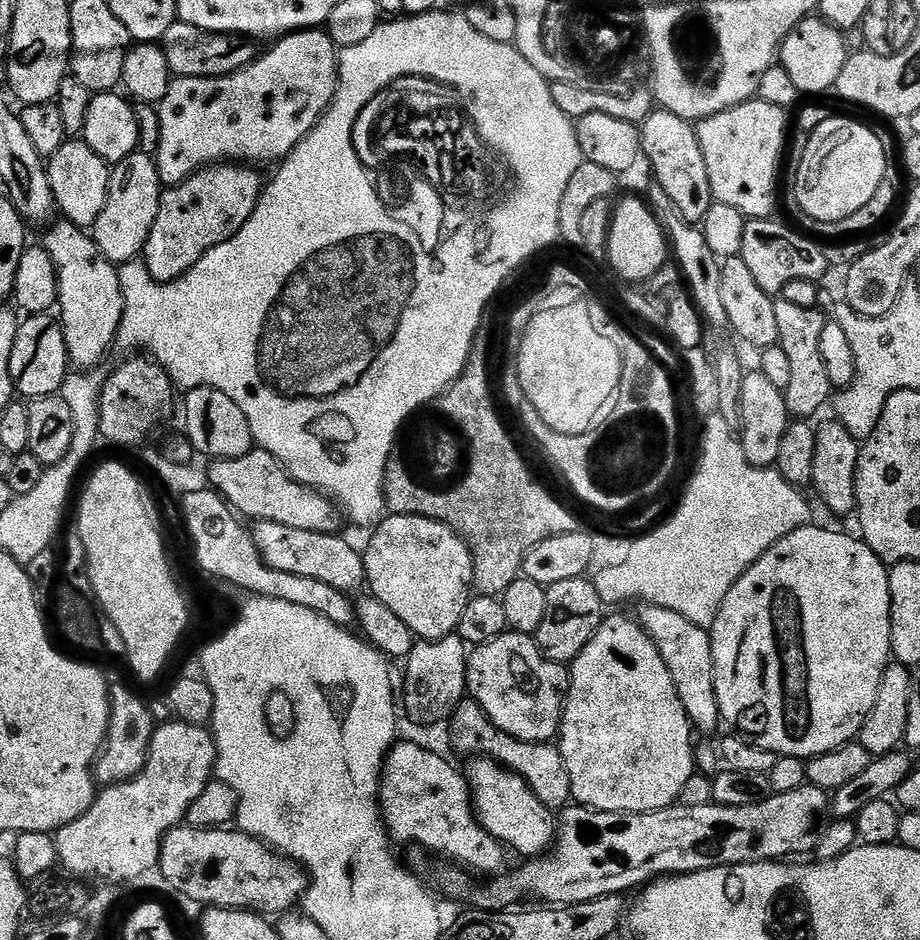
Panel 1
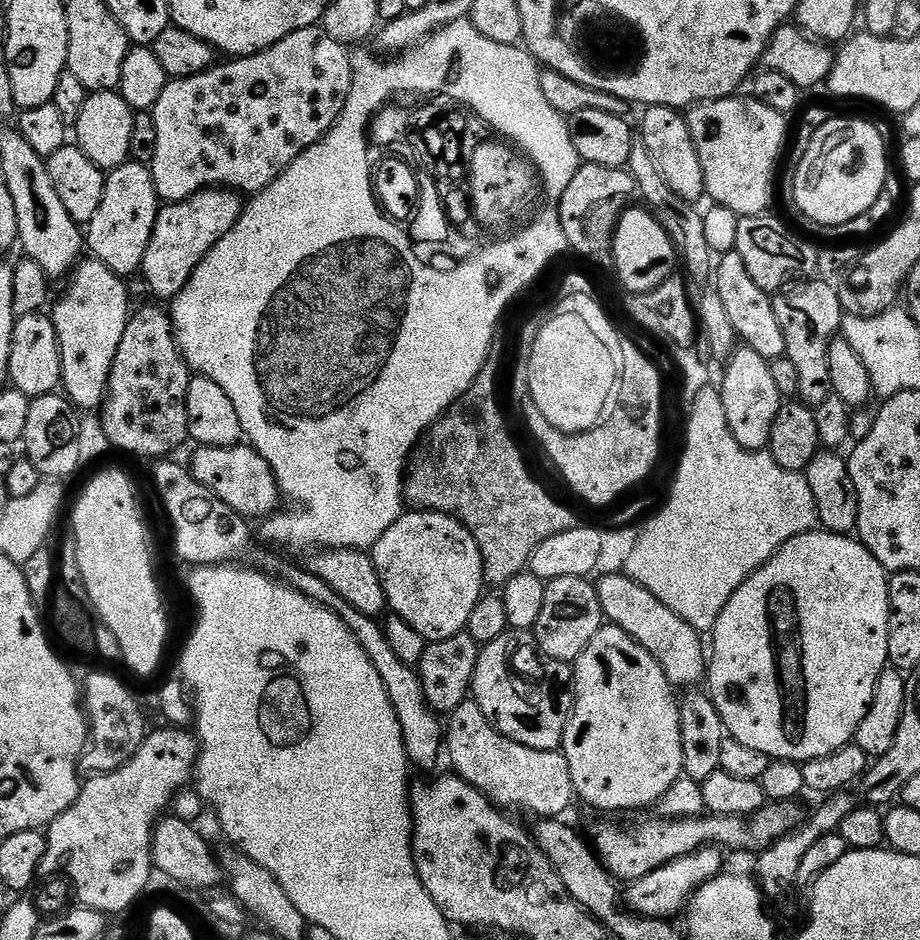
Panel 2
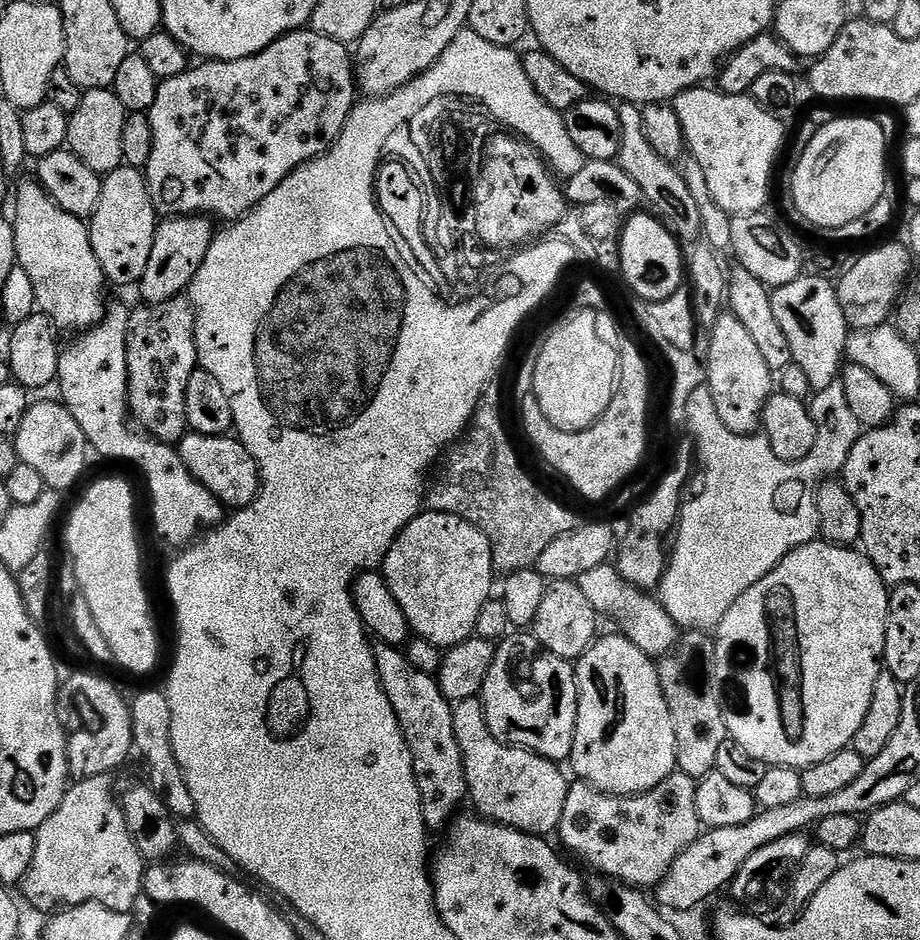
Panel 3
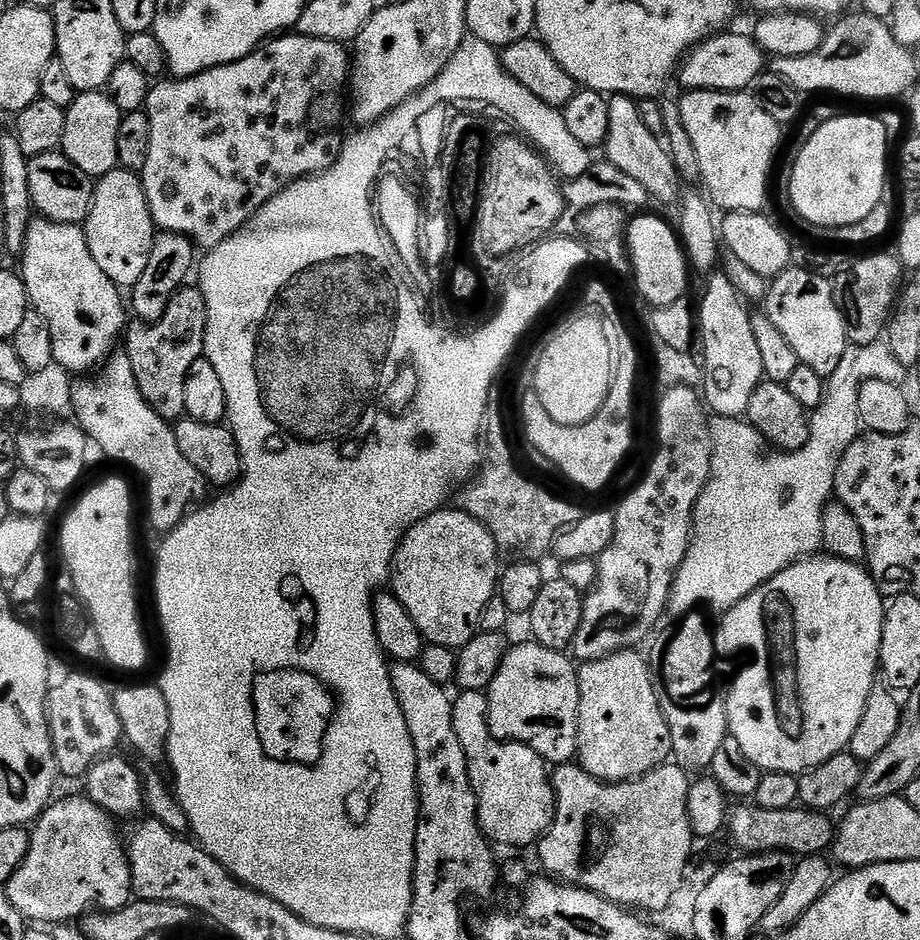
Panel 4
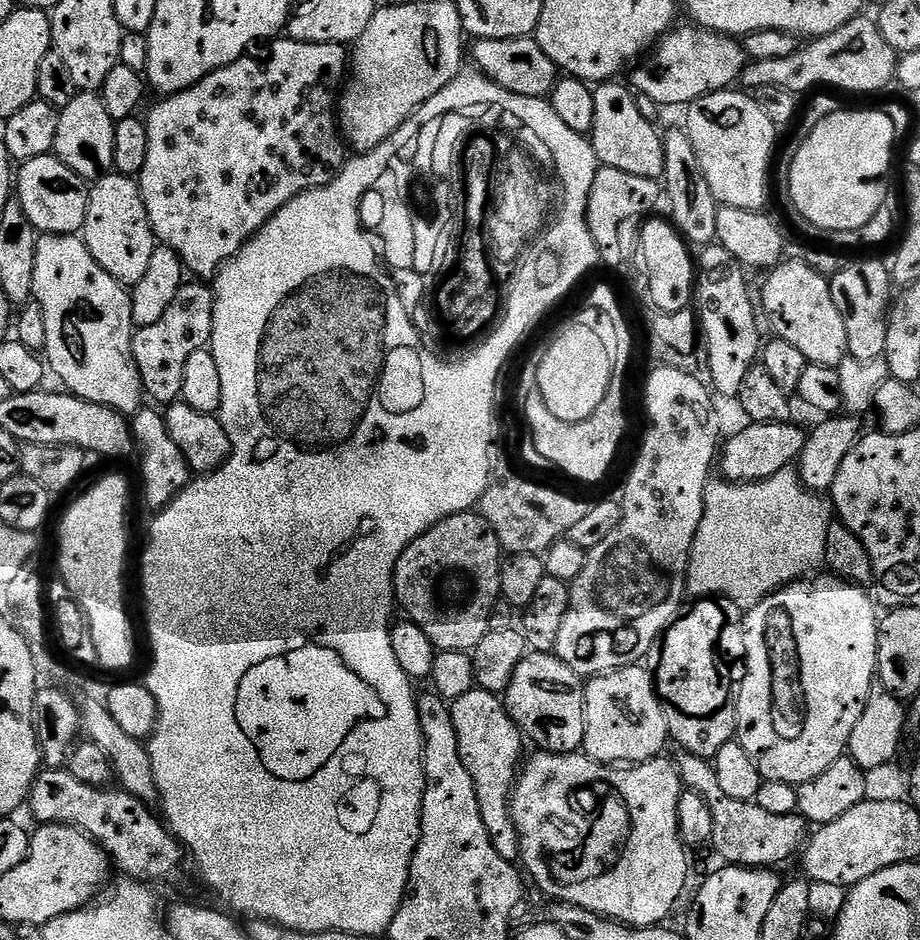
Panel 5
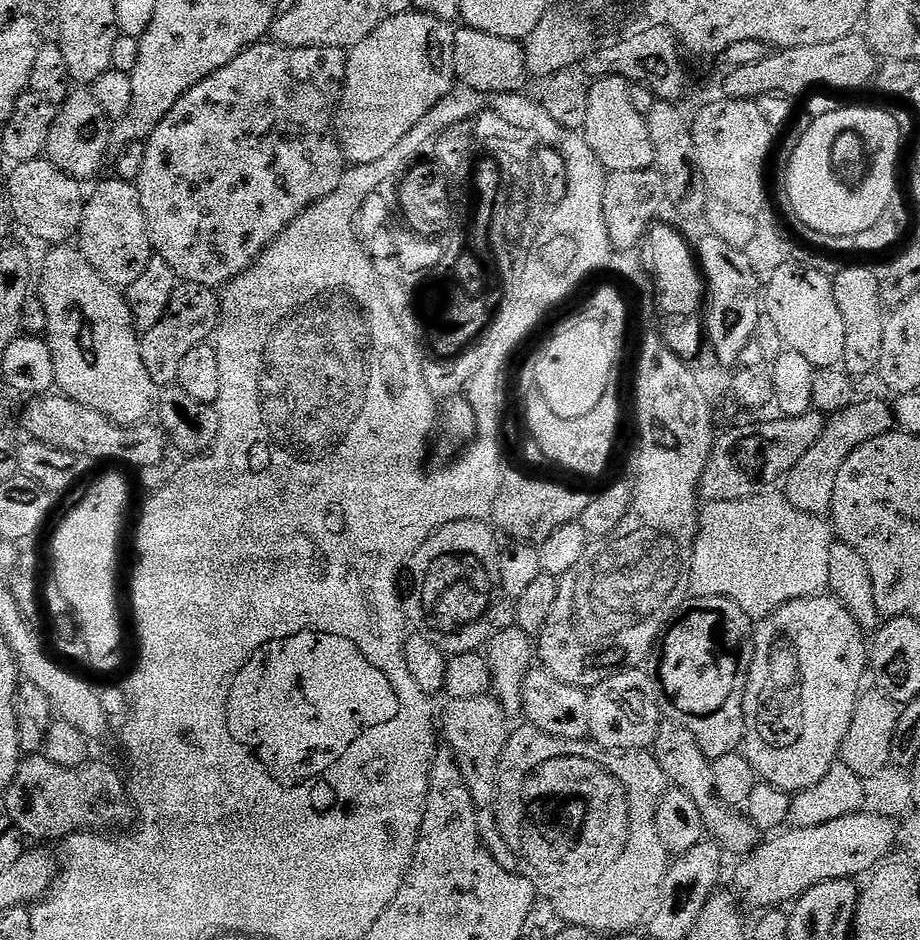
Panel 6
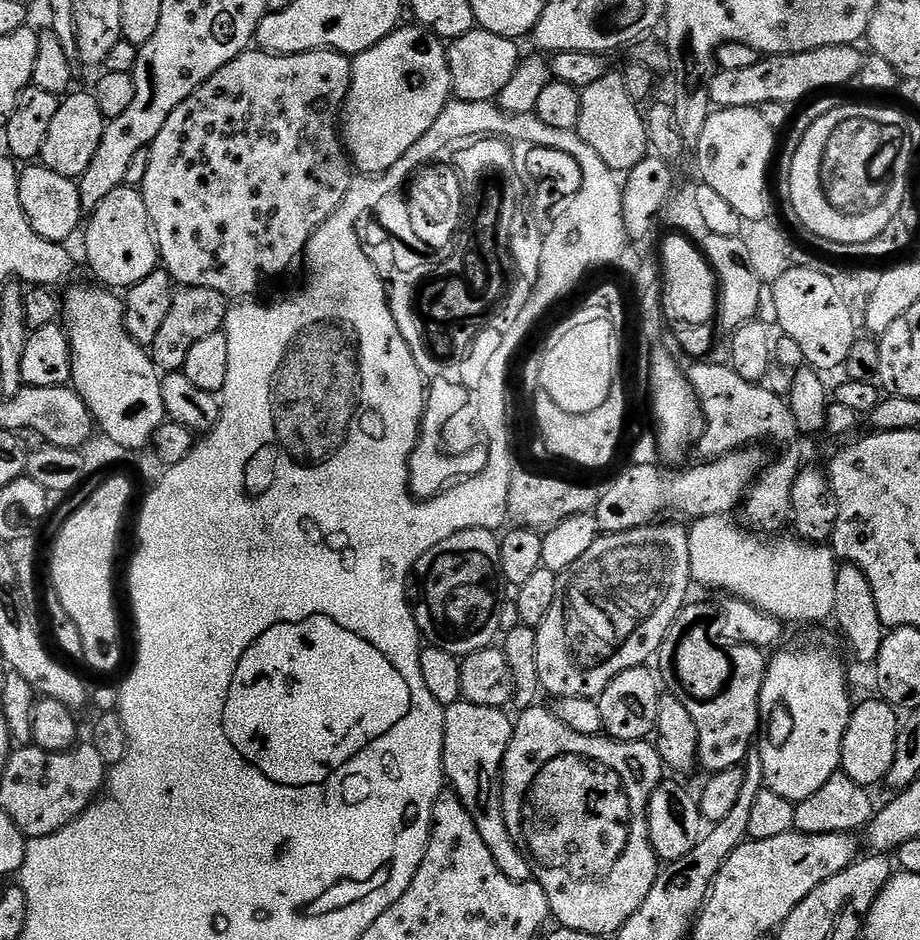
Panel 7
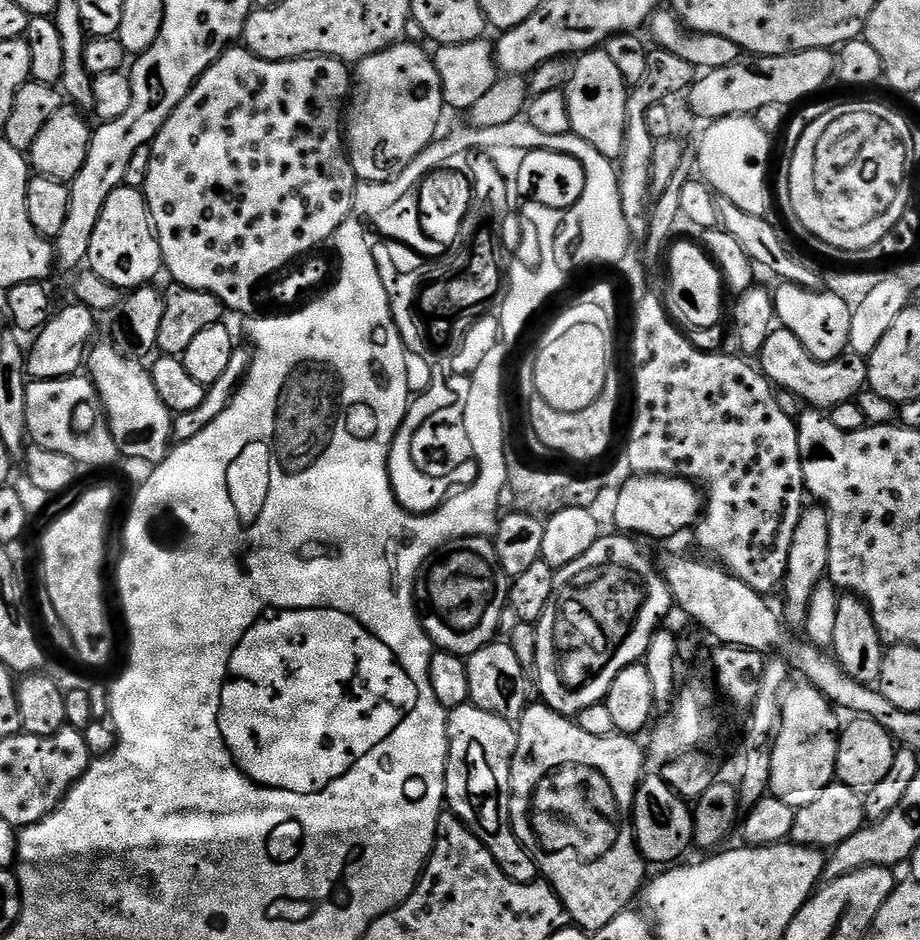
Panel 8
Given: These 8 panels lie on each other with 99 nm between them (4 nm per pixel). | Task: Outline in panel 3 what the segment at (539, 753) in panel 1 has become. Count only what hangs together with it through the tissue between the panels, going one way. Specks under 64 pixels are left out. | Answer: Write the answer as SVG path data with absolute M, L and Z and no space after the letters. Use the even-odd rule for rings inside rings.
M466 698L455 701L452 717L454 718L454 738L458 738L458 746L464 763L464 777L468 783L468 796L477 813L485 820L492 820L496 824L505 824L507 828L516 828L519 832L526 832L530 836L551 837L559 829L562 822L562 810L566 810L566 794L570 787L570 780L564 777L559 763L548 760L536 752L527 752L524 748L517 748L505 744L503 740L493 736L488 730L488 723L484 717L484 705L477 698Z

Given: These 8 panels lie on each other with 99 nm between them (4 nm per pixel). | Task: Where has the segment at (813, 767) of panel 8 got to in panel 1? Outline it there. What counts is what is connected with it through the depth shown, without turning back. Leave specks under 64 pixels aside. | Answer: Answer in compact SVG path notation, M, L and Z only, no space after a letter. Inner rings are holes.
M805 526L786 534L726 594L722 606L718 610L718 618L714 618L710 635L712 653L714 654L714 690L718 694L720 719L725 725L733 724L735 731L744 739L756 744L762 750L770 750L777 756L799 756L811 758L821 756L830 750L840 748L843 744L851 744L859 737L862 722L866 722L866 714L874 710L874 698L878 698L878 686L882 686L882 674L892 660L892 627L890 626L890 582L889 569L884 561L879 560L863 539L855 535L847 536L844 532L835 532L832 528L812 528Z

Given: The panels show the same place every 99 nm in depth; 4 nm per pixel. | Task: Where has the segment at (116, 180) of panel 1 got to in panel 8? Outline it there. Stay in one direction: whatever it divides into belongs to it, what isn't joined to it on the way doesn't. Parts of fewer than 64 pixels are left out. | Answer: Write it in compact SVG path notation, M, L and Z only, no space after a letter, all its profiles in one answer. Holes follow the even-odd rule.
M121 186L106 198L102 218L98 218L98 226L94 226L94 238L90 238L86 264L91 272L106 278L106 282L121 290L151 285L155 281L152 279L162 272L160 243L156 240L156 229L152 227L141 189Z

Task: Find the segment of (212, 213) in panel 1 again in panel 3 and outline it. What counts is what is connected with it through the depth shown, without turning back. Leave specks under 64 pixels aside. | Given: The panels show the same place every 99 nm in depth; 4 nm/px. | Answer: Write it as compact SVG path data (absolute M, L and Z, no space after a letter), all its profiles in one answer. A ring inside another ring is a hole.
M201 214L199 216L173 216L164 218L156 225L154 250L150 250L150 262L146 262L146 274L140 279L138 291L145 296L148 304L166 302L170 298L187 293L198 266L206 258L214 235L213 221Z

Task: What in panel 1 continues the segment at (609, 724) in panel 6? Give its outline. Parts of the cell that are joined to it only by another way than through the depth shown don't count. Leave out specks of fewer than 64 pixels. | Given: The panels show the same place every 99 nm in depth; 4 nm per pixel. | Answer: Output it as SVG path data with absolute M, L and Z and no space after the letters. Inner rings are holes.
M605 615L602 626L598 626L594 638L586 642L586 650L582 650L582 654L578 654L578 658L570 665L568 698L564 702L564 716L560 719L558 747L566 762L566 774L570 774L572 800L577 805L593 808L596 812L657 812L663 808L673 807L680 800L686 782L690 782L690 778L697 771L692 736L694 737L694 729L686 714L686 706L682 706L682 698L678 698L678 690L674 690L674 678L670 678L670 670L666 670L666 662L662 662L658 646L654 646L654 642L640 625L639 619Z

